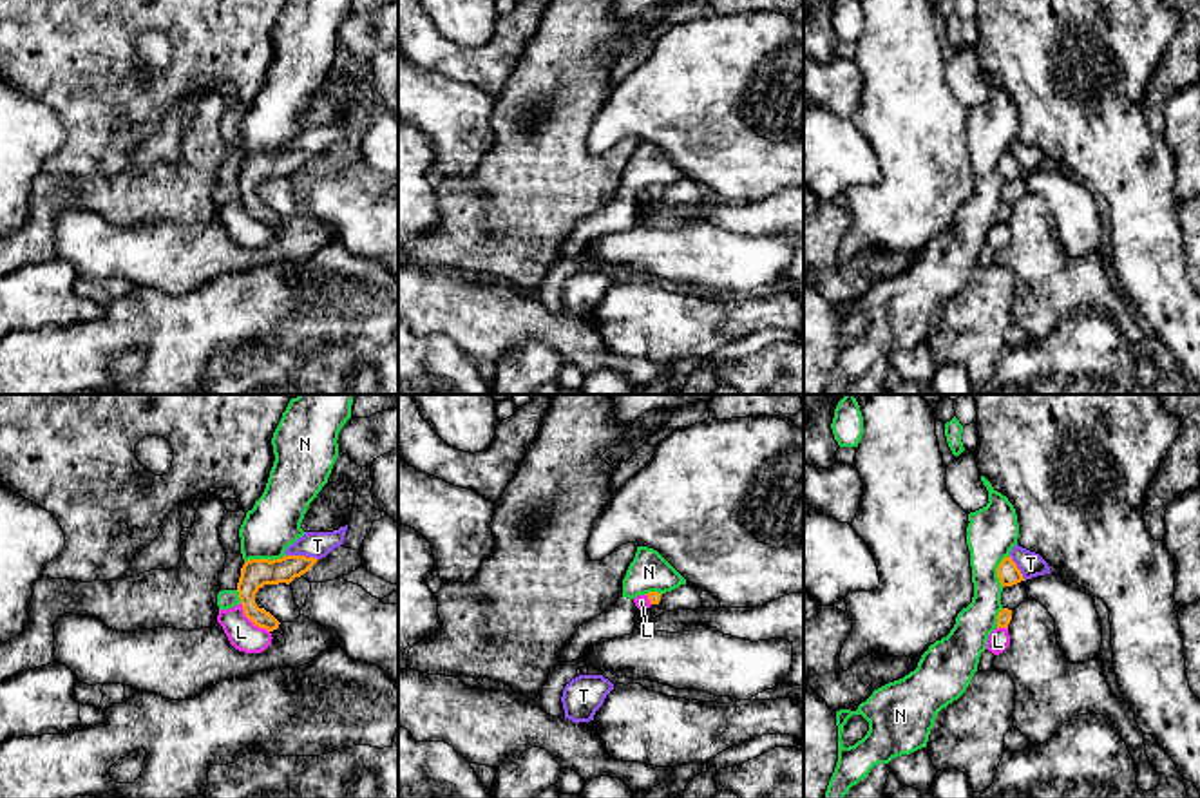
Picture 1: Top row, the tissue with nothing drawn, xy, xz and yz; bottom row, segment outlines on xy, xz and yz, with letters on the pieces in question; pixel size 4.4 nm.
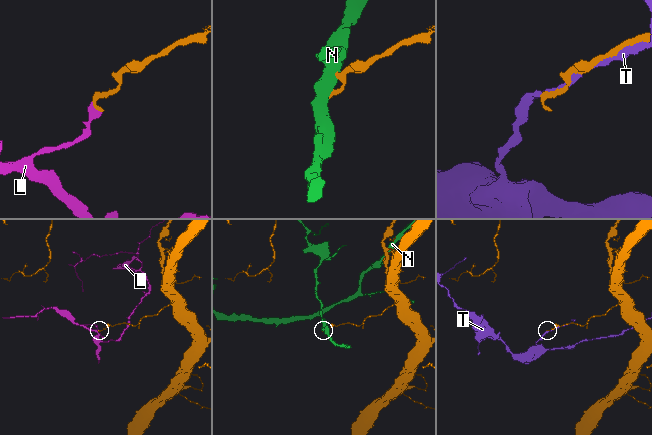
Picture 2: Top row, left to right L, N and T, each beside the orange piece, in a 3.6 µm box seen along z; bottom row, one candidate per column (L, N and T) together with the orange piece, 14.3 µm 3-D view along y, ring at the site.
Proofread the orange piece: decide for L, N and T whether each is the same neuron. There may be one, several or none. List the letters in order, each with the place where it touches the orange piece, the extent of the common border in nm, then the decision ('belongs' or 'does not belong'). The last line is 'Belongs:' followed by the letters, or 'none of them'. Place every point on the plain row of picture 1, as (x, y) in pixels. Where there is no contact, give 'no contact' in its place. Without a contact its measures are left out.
L: contact xy (252, 216); length 190 nm; does not belong
N: contact xy (265, 154); length 190 nm; does not belong
T: contact xy (303, 151); length 150 nm; does not belong
Belongs: none of them

